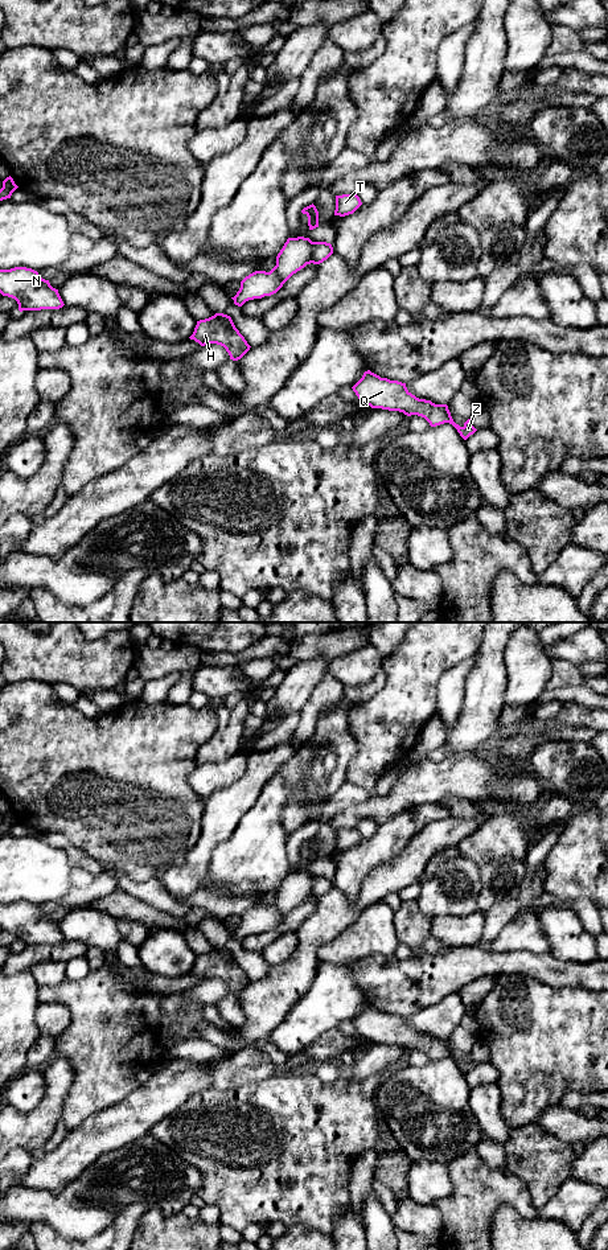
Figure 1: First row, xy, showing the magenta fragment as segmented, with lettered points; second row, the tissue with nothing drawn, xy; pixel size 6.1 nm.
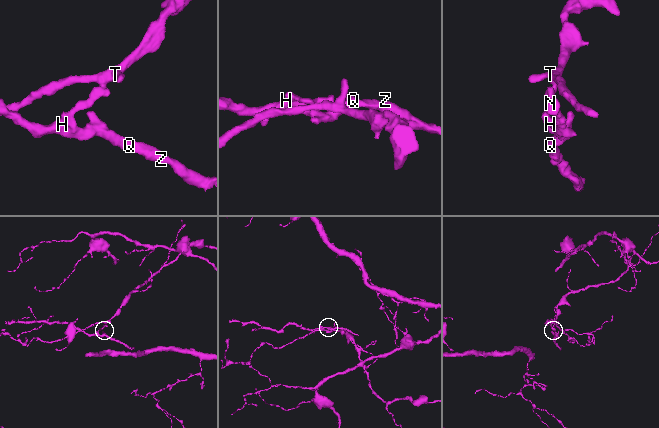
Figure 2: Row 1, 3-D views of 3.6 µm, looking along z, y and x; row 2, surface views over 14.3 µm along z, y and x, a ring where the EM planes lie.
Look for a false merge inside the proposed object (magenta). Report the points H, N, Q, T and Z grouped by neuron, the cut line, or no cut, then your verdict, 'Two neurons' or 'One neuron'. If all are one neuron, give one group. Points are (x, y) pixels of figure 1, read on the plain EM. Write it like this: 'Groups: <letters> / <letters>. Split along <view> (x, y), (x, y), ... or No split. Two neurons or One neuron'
Groups: H N Q Z / T. Split along xy (312, 876), (311, 896). Two neurons

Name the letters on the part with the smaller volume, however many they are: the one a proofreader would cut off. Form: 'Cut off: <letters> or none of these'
Cut off: H, N, Q, Z

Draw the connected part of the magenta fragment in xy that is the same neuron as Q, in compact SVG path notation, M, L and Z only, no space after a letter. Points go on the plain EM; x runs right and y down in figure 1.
M370 1004L365 1006L352 1023L360 1036L371 1043L399 1045L407 1050L418 1049L424 1052L431 1061L449 1057L464 1074L477 1065L471 1053L463 1061L456 1058L447 1039L435 1039L431 1035L419 1033L407 1024L406 1017L381 1012Z

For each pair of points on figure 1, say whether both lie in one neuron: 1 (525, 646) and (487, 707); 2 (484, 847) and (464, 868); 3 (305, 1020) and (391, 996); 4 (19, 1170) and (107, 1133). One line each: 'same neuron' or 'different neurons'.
1: different neurons
2: different neurons
3: different neurons
4: different neurons

